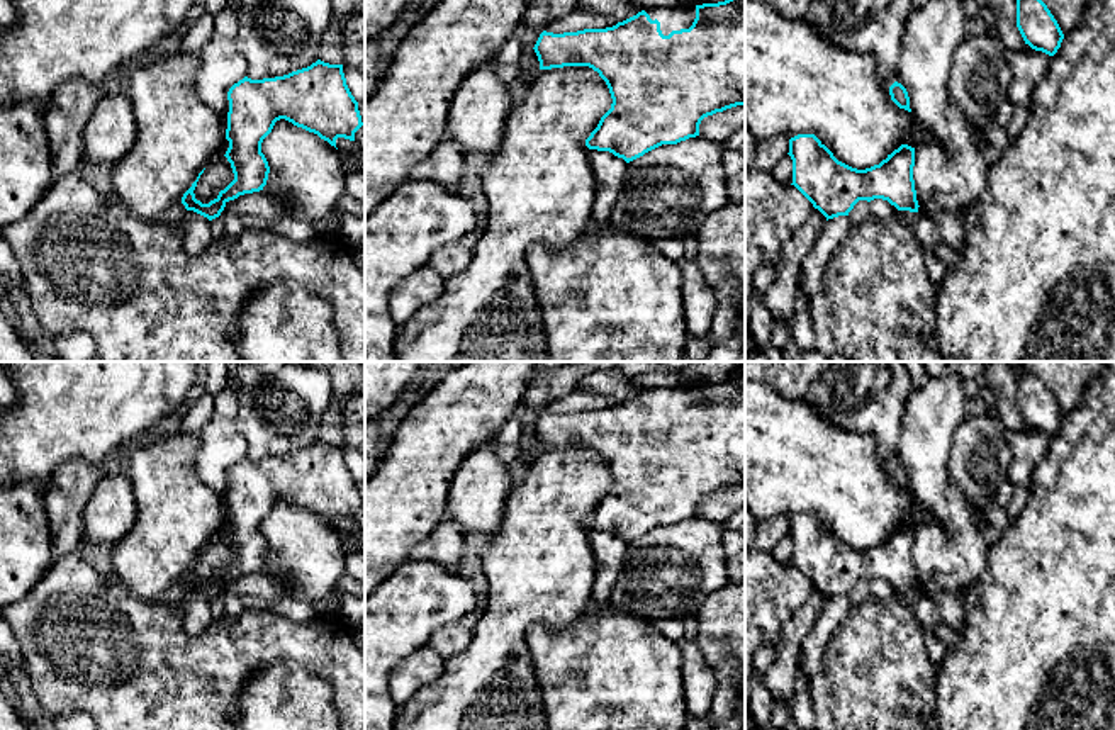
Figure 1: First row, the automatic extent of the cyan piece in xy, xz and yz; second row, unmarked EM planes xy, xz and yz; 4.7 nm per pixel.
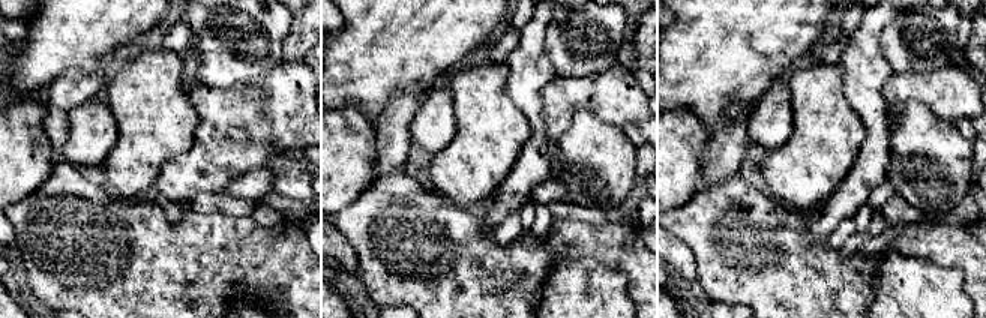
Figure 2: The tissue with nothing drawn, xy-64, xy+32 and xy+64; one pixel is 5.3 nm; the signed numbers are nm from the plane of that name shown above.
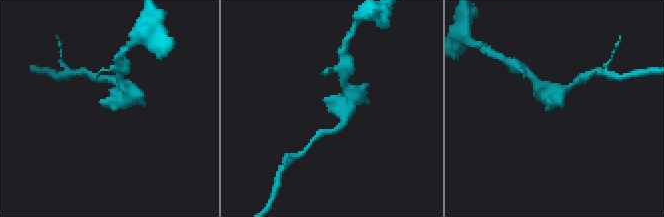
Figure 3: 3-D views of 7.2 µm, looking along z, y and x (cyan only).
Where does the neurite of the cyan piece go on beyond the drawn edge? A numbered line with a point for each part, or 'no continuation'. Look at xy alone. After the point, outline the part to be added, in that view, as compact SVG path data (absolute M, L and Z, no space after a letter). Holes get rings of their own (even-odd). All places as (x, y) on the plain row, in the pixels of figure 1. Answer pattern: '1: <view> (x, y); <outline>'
no continuation

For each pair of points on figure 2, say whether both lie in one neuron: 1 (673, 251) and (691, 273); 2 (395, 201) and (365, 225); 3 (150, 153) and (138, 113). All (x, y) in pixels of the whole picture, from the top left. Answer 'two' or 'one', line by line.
1: one
2: one
3: one

